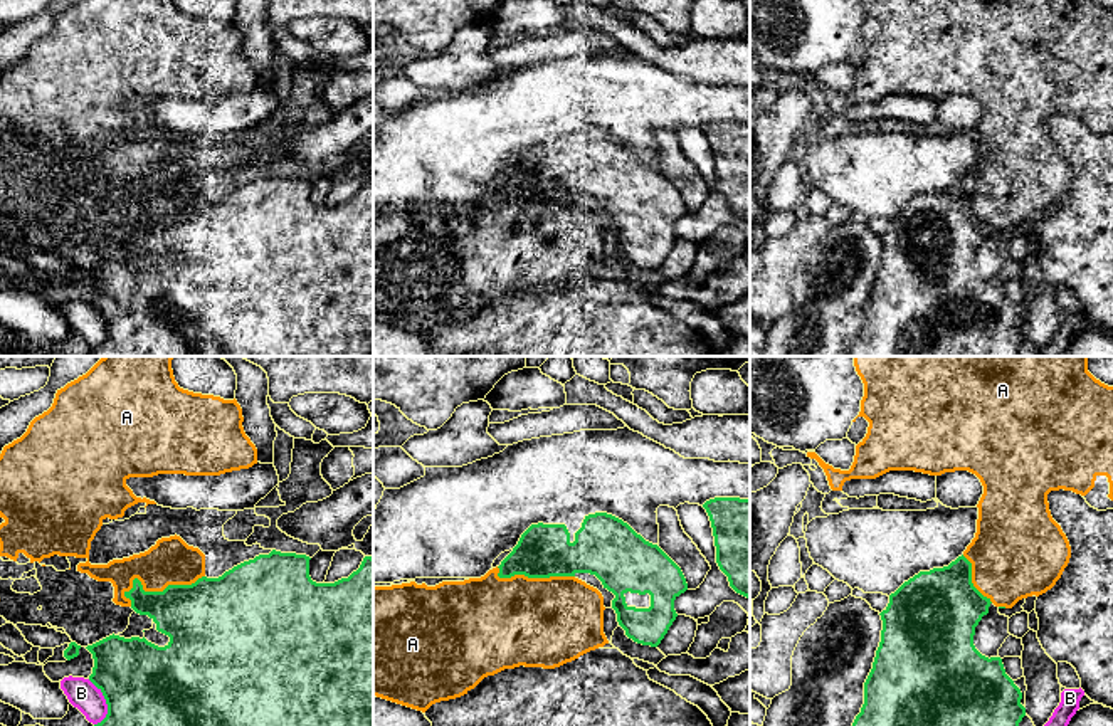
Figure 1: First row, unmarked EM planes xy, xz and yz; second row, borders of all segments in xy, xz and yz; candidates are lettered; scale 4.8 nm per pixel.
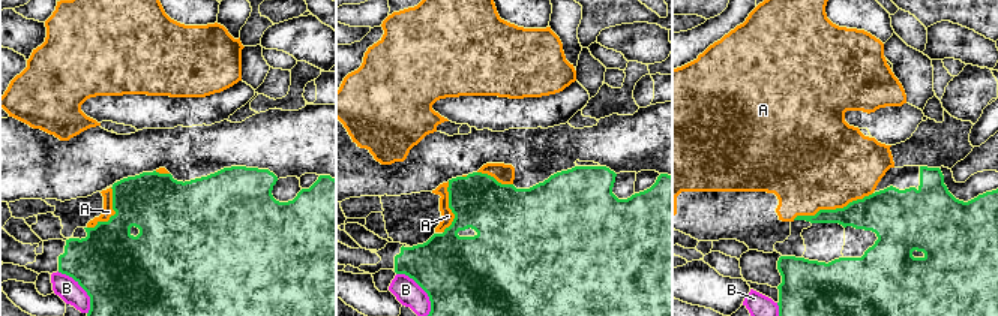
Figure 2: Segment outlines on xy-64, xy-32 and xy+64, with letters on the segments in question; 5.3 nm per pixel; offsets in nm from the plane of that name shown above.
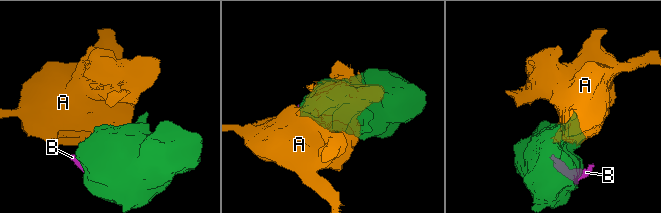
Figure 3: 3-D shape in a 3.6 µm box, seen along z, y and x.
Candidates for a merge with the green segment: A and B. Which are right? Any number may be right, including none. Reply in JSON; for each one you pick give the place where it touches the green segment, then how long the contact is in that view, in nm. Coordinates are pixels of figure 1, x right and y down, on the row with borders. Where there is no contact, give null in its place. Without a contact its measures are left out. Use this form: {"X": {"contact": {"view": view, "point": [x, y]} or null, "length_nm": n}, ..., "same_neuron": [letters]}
{"same_neuron": []}

